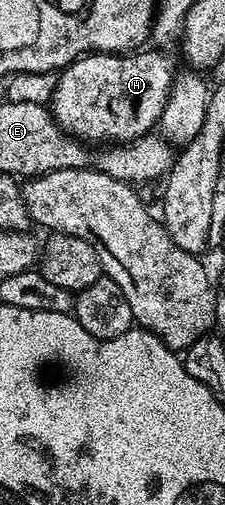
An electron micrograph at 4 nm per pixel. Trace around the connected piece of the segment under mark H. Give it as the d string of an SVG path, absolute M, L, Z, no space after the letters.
M159 52L83 54L58 73L49 111L60 128L77 140L92 142L108 136L111 142L130 142L158 125L167 105L177 69Z

